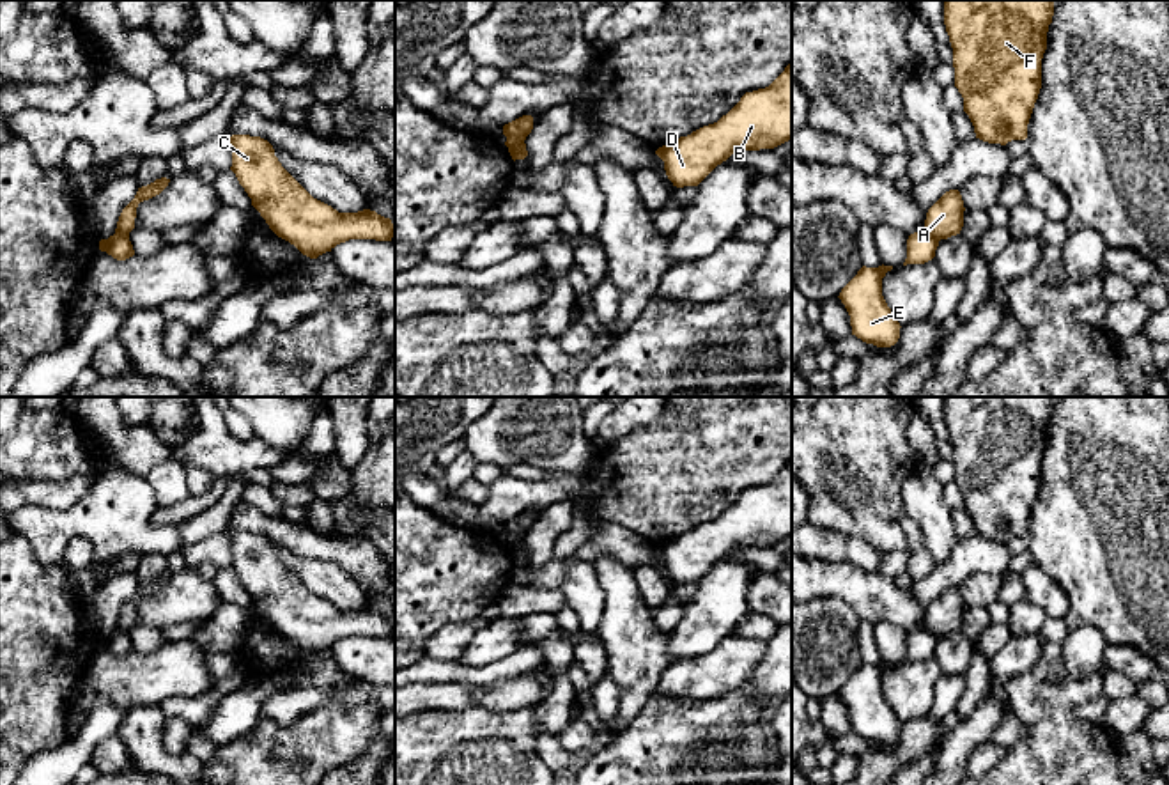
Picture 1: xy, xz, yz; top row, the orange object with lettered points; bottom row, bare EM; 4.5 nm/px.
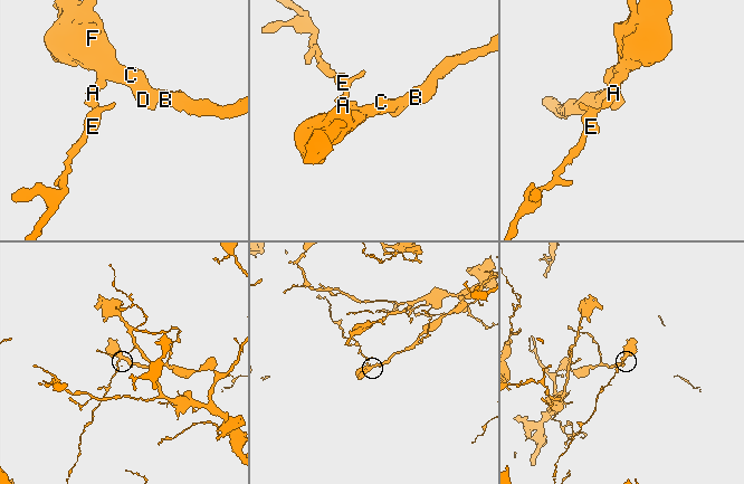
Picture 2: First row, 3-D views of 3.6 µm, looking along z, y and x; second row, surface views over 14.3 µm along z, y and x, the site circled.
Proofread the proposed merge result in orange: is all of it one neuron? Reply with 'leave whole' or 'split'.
split

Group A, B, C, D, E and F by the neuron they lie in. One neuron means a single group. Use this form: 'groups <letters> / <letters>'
groups A B C D F / E

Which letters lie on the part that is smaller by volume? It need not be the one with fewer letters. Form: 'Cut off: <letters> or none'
Cut off: E

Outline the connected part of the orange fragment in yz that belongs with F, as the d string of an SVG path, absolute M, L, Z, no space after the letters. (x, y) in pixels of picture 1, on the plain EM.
M944 397L944 422L953 445L955 484L964 494L976 535L1006 542L1027 535L1041 486L1041 455L1054 397Z

